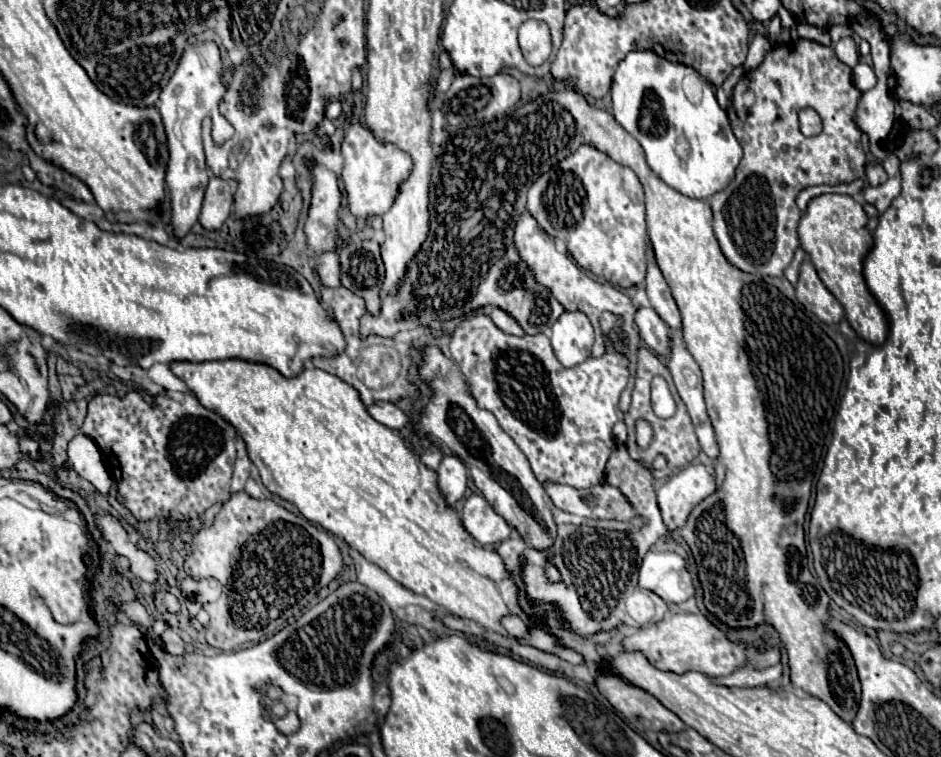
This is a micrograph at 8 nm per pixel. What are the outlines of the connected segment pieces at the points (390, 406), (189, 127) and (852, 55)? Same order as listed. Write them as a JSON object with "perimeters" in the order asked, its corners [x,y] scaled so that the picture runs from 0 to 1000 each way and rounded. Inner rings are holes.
{"perimeters":[[[[397,532],[395,538],[391,538],[391,546],[402,559],[406,559],[414,567],[429,567],[431,561],[436,561],[436,551],[419,532]]],[[[215,57],[215,59],[200,59],[191,78],[191,89],[185,94],[181,110],[170,123],[168,147],[172,152],[172,162],[176,170],[176,189],[179,189],[179,218],[176,218],[176,244],[181,252],[181,297],[185,303],[185,313],[193,316],[198,313],[206,295],[210,292],[217,247],[221,242],[219,229],[219,213],[215,199],[215,178],[213,178],[213,162],[219,152],[227,149],[232,144],[232,133],[238,125],[238,112],[234,107],[234,70],[227,57]]],[[[893,52],[893,54],[886,59],[886,67],[888,67],[891,78],[903,90],[906,90],[912,85],[913,67],[911,59],[908,59],[905,52]]]]}

